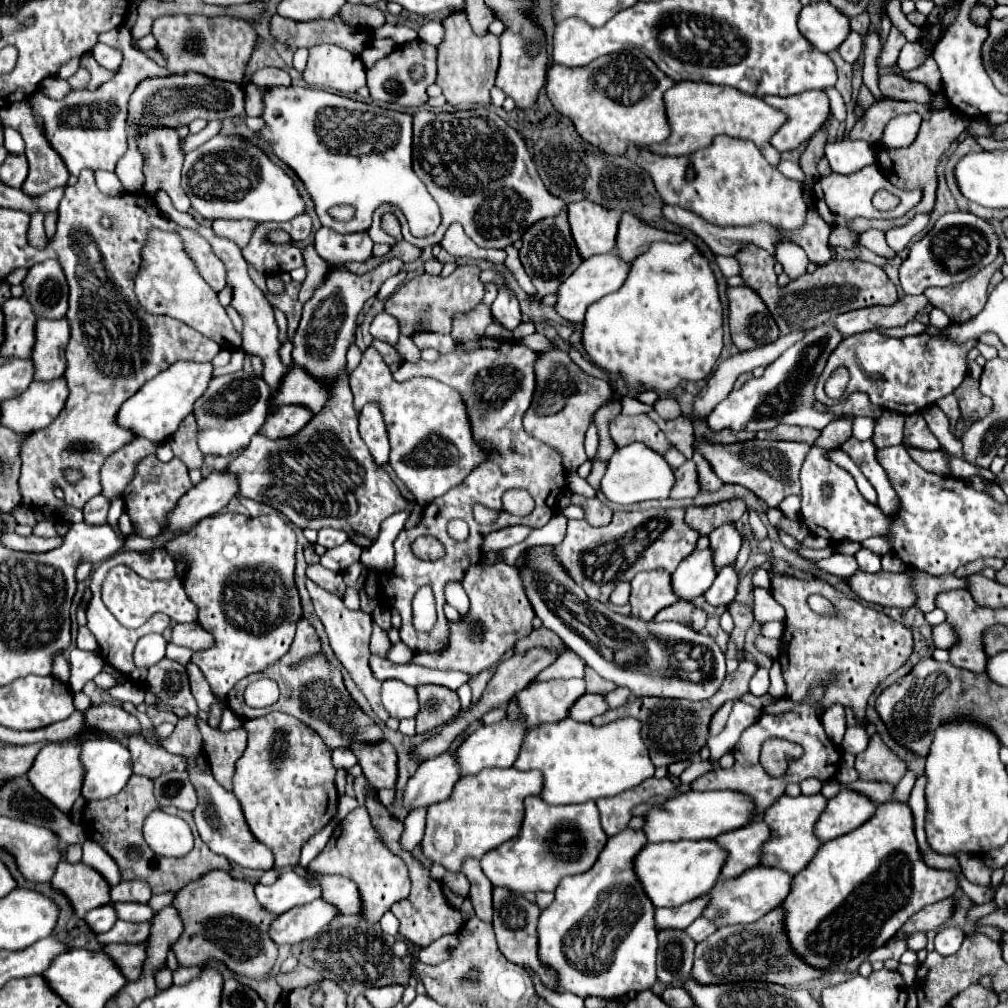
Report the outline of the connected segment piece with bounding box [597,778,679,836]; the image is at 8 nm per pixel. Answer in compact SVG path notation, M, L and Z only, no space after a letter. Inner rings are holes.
M649 778L645 782L641 782L639 786L627 790L627 792L621 792L617 796L611 796L611 798L599 798L597 800L597 808L601 812L601 826L605 830L607 836L615 836L619 834L621 830L627 828L629 820L633 818L631 810L641 804L641 802L647 802L651 796L655 794L661 794L665 798L675 798L679 796L675 784L669 780L669 778L663 778L663 780L657 780L657 778Z

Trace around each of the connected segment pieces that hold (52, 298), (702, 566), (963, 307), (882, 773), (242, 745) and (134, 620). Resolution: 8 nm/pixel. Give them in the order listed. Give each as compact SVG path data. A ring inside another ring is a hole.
M49 259L45 262L38 263L28 270L27 278L23 282L25 288L25 298L33 304L33 310L39 318L49 318L49 320L57 320L63 318L67 314L67 296L69 296L69 288L67 288L67 278L57 260Z
M711 548L695 550L673 572L673 590L681 600L693 600L705 594L717 578Z
M999 254L997 260L983 268L981 272L977 272L977 276L971 276L969 280L947 288L929 288L925 290L925 296L935 308L943 310L951 318L951 322L955 324L967 322L983 310L987 302L987 284L995 268L1003 266L1003 262L1005 262L1003 254Z
M875 734L869 740L867 750L857 754L855 770L861 780L883 780L897 784L907 772L907 764L881 740L879 734Z
M197 722L203 736L203 752L211 764L211 772L215 780L223 788L233 788L231 778L235 774L235 762L243 756L247 748L247 732L243 728L221 732L209 728L207 722Z
M115 566L107 574L103 588L101 588L101 598L103 598L105 606L111 608L113 616L127 628L139 628L155 612L165 612L175 622L195 622L197 620L197 610L195 610L193 602L187 598L179 578L173 578L167 582L151 582L151 580L137 576L127 566Z

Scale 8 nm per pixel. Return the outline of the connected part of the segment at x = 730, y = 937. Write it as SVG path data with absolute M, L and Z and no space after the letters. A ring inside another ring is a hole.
M771 910L767 916L751 924L735 924L731 928L719 928L707 940L699 942L695 948L693 978L699 984L723 984L723 982L771 982L779 986L799 986L813 978L823 976L819 968L803 964L799 956L791 952L787 944L787 932L783 932L783 910Z

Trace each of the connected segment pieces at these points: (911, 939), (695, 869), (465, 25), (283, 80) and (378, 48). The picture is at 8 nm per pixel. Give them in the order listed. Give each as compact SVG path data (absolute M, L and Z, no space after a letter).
M919 932L909 936L907 938L907 944L909 946L909 949L914 952L926 948L926 944L927 944L926 933Z
M679 840L679 842L657 842L657 844L647 844L639 856L635 858L635 874L639 876L643 890L655 904L655 908L663 906L681 906L693 898L703 896L713 888L717 878L721 878L721 868L727 862L727 850L721 848L715 840Z
M455 12L443 20L445 38L439 46L439 74L437 84L443 88L443 94L449 104L491 104L489 90L495 84L495 74L499 66L499 38L491 32L477 36L471 30L471 24L465 12Z
M261 68L253 76L253 84L267 86L267 88L273 88L273 86L291 86L291 78L283 70L277 70L277 68Z
M383 38L383 40L373 40L363 52L361 52L361 60L365 64L365 68L371 68L375 62L379 62L383 56L391 54L397 48L397 44L391 38Z

